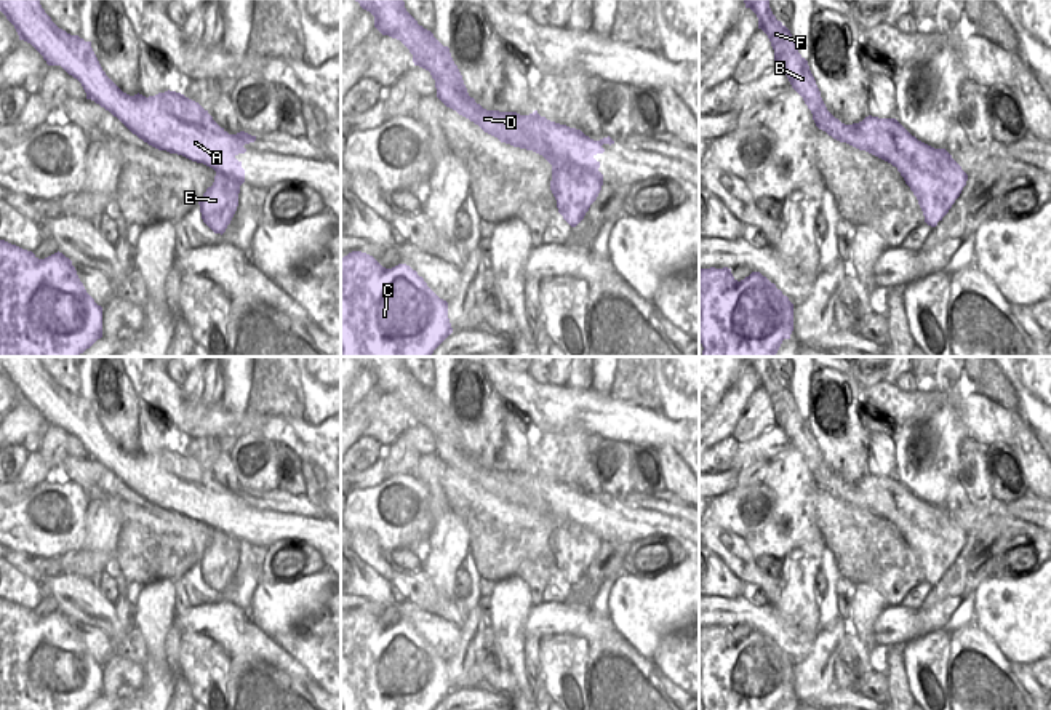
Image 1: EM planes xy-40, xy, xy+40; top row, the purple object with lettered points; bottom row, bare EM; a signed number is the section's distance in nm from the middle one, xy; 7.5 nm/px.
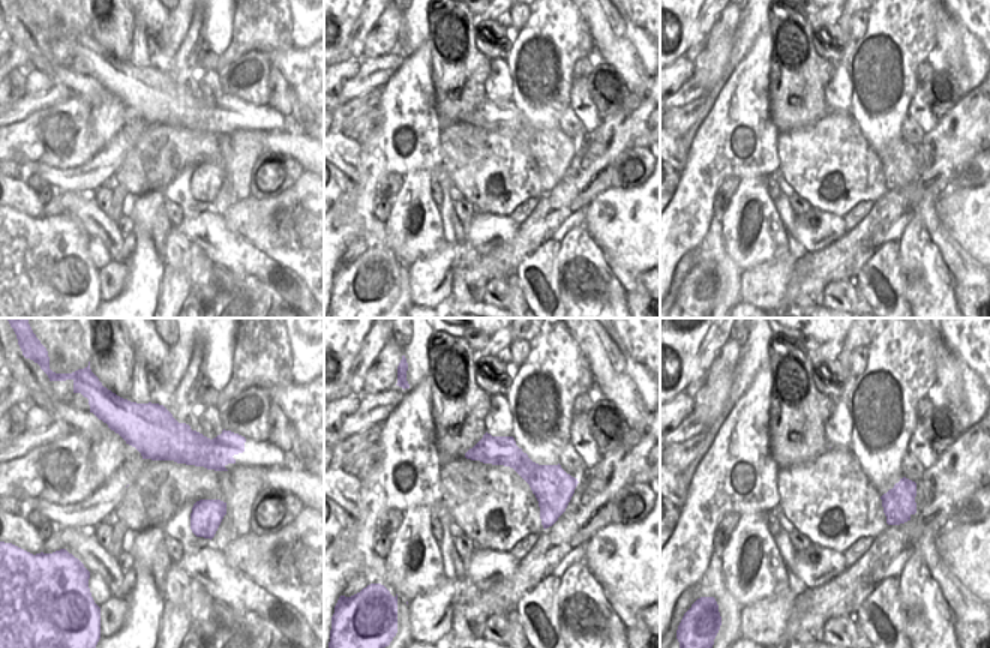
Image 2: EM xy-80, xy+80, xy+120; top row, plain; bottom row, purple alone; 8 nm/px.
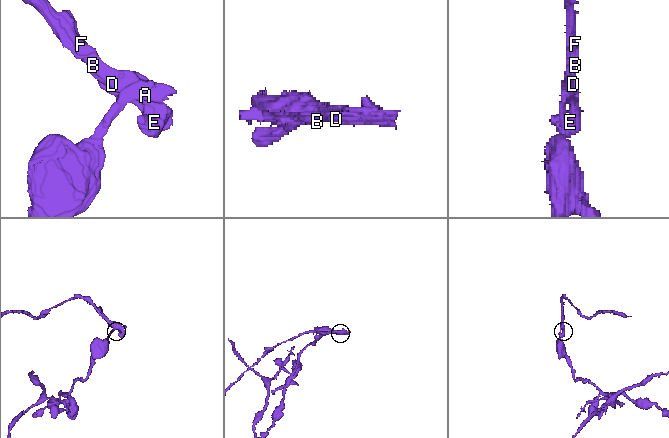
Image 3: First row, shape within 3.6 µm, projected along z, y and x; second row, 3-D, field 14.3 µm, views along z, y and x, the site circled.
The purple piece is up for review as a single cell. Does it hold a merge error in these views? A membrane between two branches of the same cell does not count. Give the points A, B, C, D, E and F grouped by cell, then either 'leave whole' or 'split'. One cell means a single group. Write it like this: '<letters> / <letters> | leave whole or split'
A C E / B D F | split

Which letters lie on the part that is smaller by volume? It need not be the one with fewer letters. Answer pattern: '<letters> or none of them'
B, D, F

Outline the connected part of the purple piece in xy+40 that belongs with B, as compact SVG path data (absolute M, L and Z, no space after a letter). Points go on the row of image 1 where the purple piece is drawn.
M744 0L758 18L761 29L774 50L774 62L789 78L792 88L803 98L813 114L816 126L840 142L857 147L872 142L877 136L907 136L896 118L865 117L859 123L845 125L825 107L808 61L798 53L790 30L776 19L769 0Z

